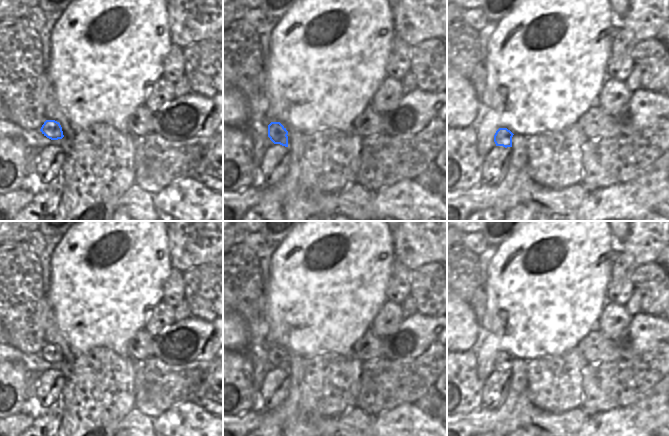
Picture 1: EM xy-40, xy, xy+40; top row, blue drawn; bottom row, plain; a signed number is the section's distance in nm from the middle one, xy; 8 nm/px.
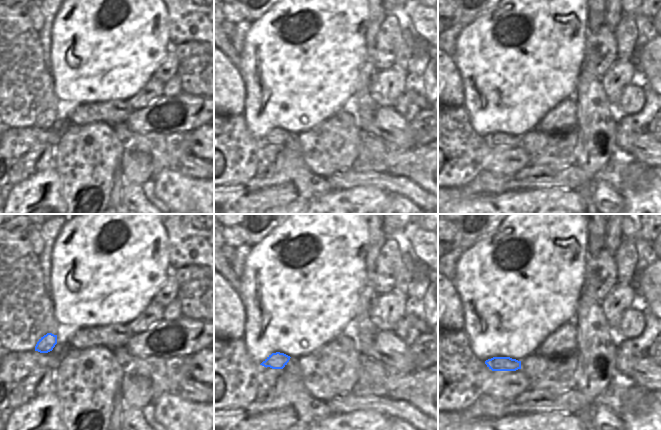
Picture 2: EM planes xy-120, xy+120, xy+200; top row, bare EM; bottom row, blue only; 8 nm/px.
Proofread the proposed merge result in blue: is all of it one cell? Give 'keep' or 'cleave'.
keep

